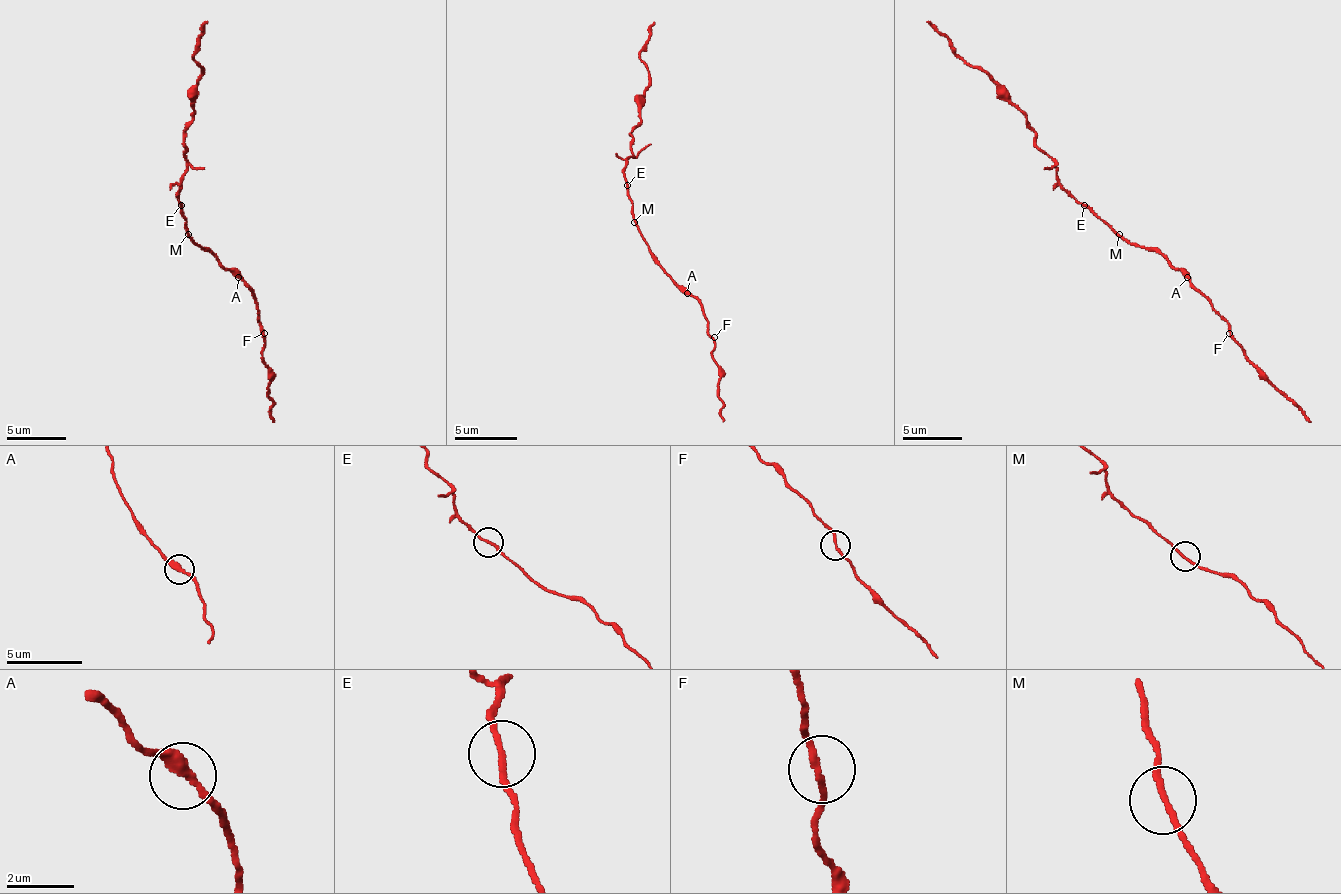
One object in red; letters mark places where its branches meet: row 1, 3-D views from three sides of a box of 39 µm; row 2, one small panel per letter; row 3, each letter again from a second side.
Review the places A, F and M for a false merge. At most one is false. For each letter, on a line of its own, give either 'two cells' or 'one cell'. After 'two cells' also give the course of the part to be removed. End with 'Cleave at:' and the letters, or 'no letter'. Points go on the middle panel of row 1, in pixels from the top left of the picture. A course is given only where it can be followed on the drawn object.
A: one cell
F: one cell
M: two cells | (633, 222), (624, 166), (633, 154), (630, 135), (639, 126), (649, 77), (639, 55), (655, 21)
Cleave at: M

